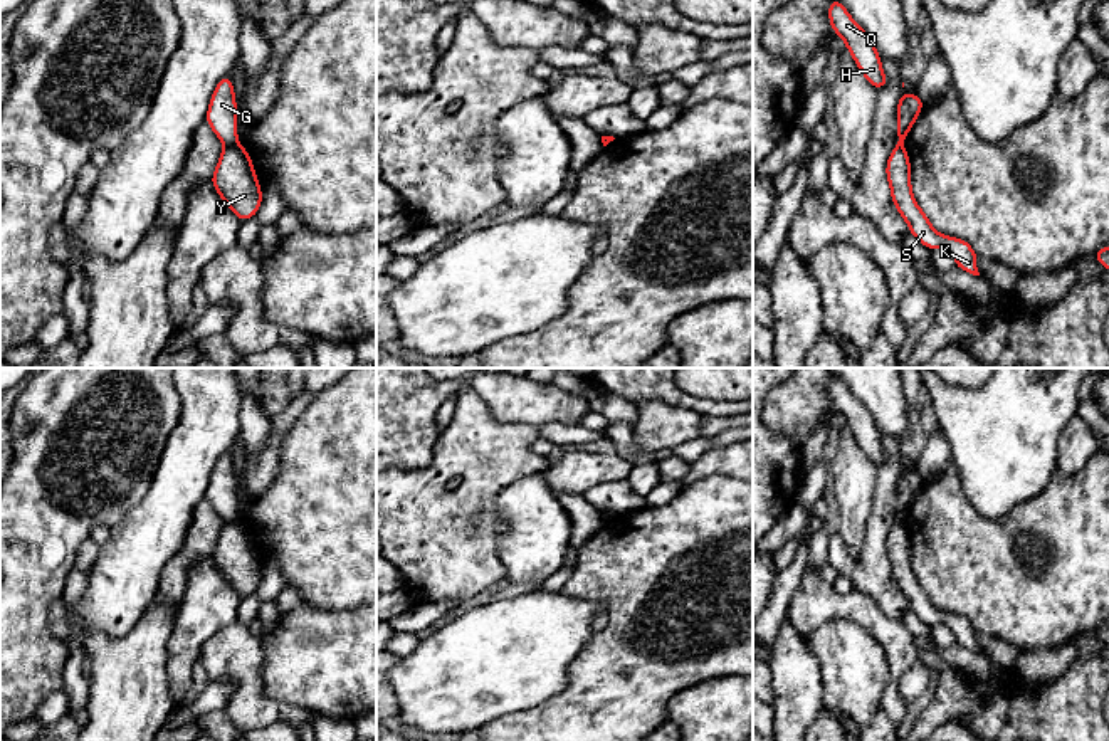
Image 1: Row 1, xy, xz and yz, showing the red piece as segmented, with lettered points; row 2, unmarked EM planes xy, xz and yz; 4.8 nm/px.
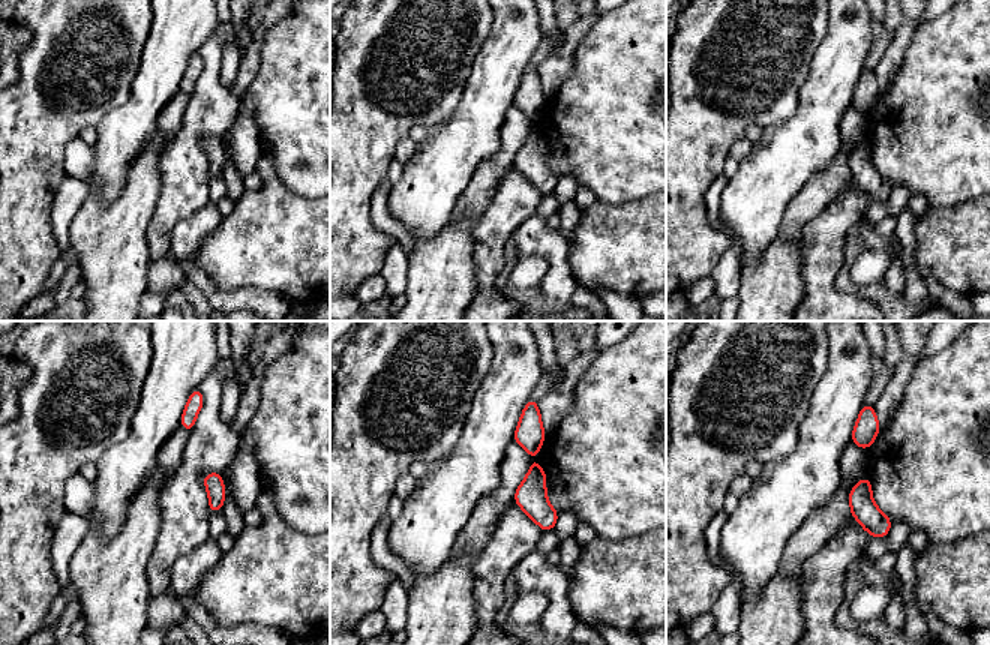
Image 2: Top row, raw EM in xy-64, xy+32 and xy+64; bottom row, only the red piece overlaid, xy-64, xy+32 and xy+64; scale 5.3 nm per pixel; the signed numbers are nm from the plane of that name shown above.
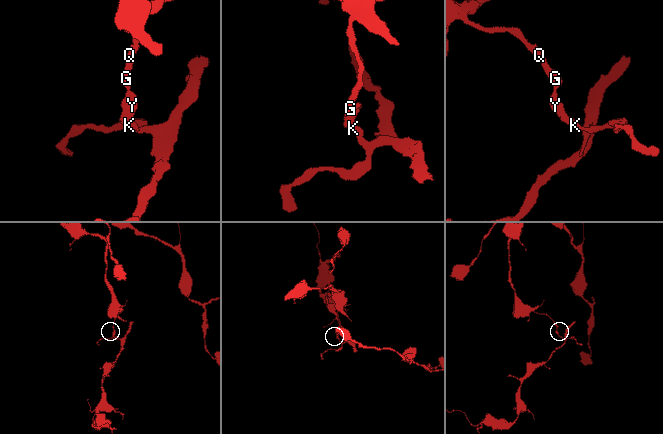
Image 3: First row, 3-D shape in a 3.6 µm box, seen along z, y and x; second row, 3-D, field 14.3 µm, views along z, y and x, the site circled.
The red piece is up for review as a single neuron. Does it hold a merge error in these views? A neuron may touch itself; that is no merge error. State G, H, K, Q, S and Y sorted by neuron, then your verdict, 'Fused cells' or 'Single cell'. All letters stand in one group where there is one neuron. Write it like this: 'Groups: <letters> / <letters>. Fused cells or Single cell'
Groups: G H Q / K S Y. Fused cells

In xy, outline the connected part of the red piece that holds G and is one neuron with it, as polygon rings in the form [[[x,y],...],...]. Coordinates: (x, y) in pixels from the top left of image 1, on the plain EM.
[[[230,452],[218,457],[205,497],[225,523],[237,521],[237,481]]]

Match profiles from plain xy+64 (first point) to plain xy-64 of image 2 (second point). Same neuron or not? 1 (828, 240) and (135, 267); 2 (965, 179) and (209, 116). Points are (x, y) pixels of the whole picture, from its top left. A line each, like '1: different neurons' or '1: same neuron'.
1: different neurons
2: different neurons

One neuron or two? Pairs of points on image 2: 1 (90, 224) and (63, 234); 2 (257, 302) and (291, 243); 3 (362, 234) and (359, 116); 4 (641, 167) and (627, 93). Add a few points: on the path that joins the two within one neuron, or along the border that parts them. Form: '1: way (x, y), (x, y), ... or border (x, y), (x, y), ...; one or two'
1: border (86, 200), (71, 224), (69, 245); two
2: border (227, 290), (260, 287), (279, 293), (290, 303); two
3: way (357, 204), (357, 146); one
4: way (641, 149), (641, 111); one

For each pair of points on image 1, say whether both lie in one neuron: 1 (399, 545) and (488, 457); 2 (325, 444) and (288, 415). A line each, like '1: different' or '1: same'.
1: same
2: different

